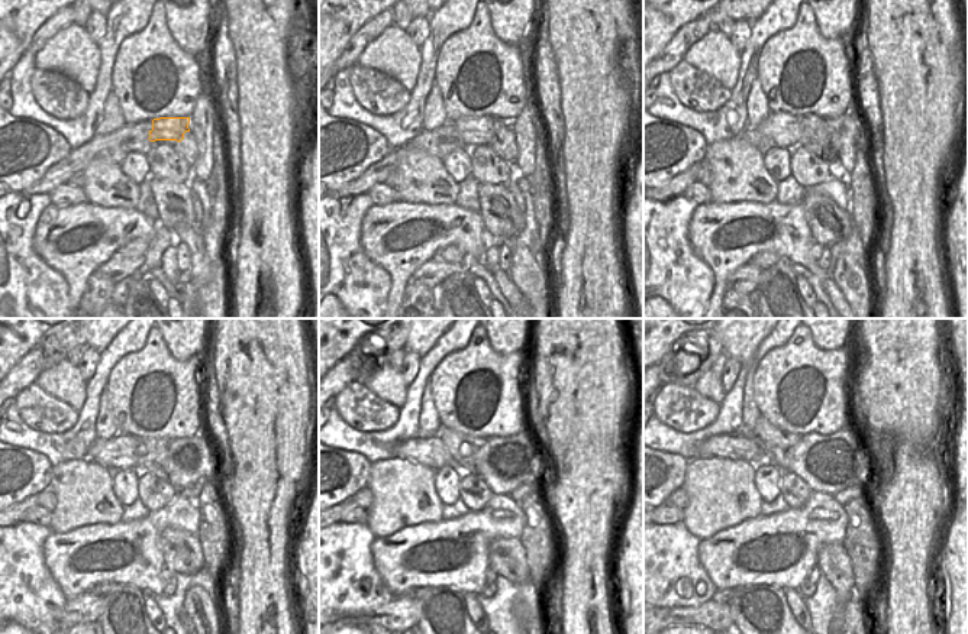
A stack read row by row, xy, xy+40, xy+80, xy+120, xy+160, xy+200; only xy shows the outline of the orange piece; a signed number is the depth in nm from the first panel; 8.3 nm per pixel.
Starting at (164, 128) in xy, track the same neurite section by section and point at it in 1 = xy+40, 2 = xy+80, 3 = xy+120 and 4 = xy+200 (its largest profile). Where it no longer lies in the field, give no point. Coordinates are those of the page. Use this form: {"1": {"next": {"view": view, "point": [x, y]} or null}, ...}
{"1": {"next": {"view": "xy+40", "point": [487, 125]}}, "2": {"next": {"view": "xy+80", "point": [778, 126]}}, "3": {"next": {"view": "xy+120", "point": [119, 453]}}, "4": {"next": {"view": "xy+200", "point": [749, 449]}}}

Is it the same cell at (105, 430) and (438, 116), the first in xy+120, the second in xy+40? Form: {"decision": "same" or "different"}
{"decision": "same"}

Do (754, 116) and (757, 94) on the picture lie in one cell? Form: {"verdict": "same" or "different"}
{"verdict": "same"}

